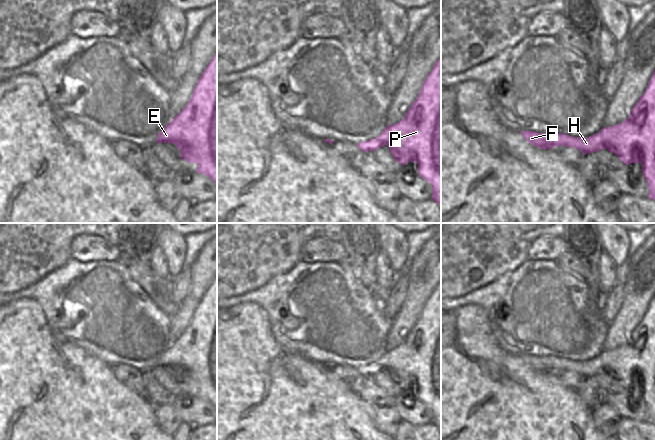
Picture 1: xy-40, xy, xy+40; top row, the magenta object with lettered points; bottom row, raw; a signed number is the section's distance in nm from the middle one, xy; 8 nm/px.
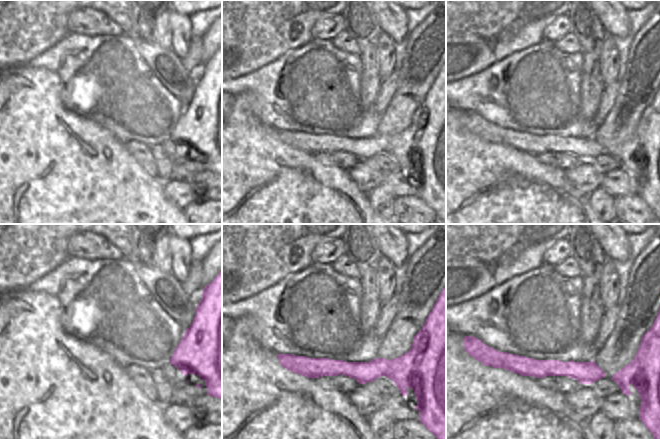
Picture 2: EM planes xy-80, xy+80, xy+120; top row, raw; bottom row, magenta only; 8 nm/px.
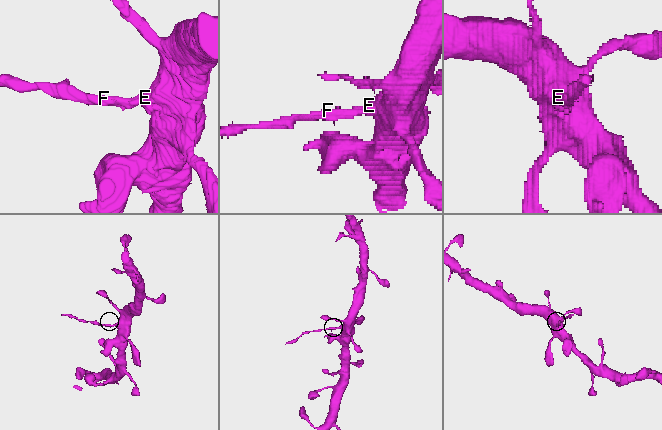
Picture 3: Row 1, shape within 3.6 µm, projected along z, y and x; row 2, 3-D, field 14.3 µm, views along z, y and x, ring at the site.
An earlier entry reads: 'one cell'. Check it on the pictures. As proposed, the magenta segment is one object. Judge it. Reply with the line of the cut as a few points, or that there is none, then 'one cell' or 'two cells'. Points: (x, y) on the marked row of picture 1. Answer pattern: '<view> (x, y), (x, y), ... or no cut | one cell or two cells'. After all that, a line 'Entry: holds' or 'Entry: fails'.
xy+40 (598, 132), (603, 136), (606, 148) | two cells
Entry: fails

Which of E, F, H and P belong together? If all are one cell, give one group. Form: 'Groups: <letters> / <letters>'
Groups: E P / F H.

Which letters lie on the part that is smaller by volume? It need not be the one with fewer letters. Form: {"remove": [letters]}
{"remove": ["F", "H"]}

